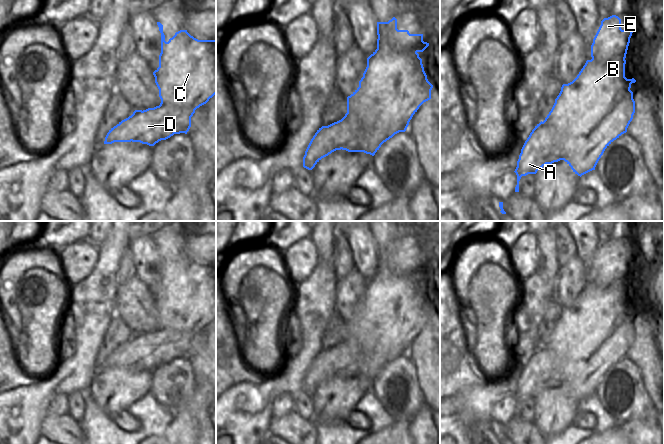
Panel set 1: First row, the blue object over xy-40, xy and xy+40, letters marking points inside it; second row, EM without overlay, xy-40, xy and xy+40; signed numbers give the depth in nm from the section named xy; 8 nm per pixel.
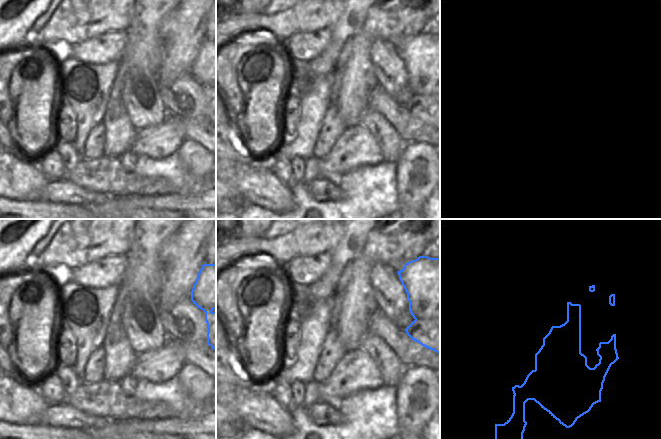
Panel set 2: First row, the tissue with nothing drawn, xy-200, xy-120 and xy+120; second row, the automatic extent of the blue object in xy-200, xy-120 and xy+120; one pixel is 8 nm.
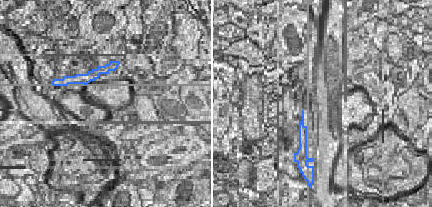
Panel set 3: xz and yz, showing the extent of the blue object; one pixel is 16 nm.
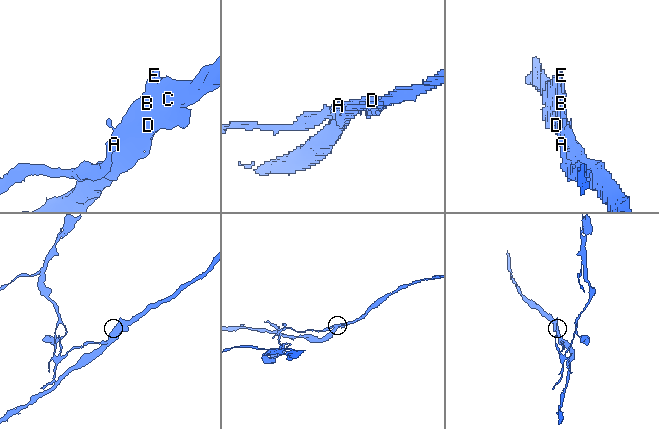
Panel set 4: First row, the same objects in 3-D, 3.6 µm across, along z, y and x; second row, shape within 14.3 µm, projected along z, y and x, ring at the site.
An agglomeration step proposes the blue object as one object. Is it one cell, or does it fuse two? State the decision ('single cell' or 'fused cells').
fused cells

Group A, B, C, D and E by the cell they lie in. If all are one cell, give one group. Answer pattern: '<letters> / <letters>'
A D / B C E

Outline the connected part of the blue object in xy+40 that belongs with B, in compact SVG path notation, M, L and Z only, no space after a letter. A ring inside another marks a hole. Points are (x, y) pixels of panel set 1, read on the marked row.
M612 15L604 18L591 45L591 60L587 60L577 77L563 84L555 103L543 121L561 133L561 160L564 160L578 176L582 176L595 167L605 149L622 134L635 113L635 101L631 84L634 78L625 77L626 54L633 30L622 30L621 19ZM608 106L609 111L596 126L588 126L586 112L598 112Z

